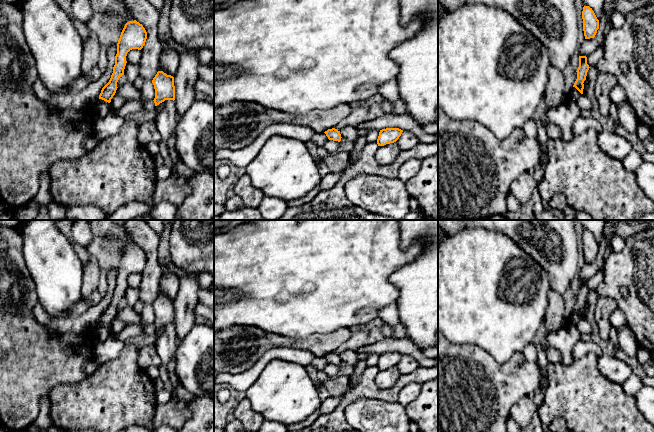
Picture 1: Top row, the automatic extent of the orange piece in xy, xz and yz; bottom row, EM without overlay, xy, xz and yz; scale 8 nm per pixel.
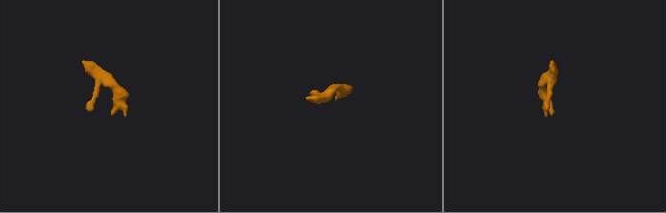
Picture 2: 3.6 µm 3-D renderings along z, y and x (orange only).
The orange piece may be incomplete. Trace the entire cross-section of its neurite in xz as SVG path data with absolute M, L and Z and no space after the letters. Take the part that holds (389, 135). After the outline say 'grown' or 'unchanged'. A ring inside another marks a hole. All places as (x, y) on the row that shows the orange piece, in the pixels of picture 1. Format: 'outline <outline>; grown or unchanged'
outline M386 128L382 129L379 132L379 136L377 139L378 146L384 146L386 144L396 142L401 136L403 130L399 128Z; unchanged

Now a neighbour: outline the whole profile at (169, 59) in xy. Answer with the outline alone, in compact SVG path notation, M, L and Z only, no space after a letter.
M176 49L161 50L158 60L158 71L175 76L180 63L180 53Z

